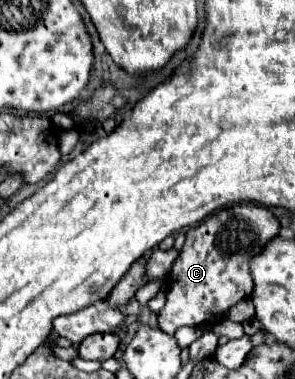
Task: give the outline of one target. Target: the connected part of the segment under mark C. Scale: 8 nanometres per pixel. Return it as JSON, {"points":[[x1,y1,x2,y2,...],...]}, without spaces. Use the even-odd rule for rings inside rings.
{"points":[[255,203,221,209,197,227,191,227,169,275,167,303,157,313,159,329,173,335,182,326,200,326,204,322,210,326,221,321,233,305,251,295,249,259,275,235,279,235,279,221,269,209]]}

